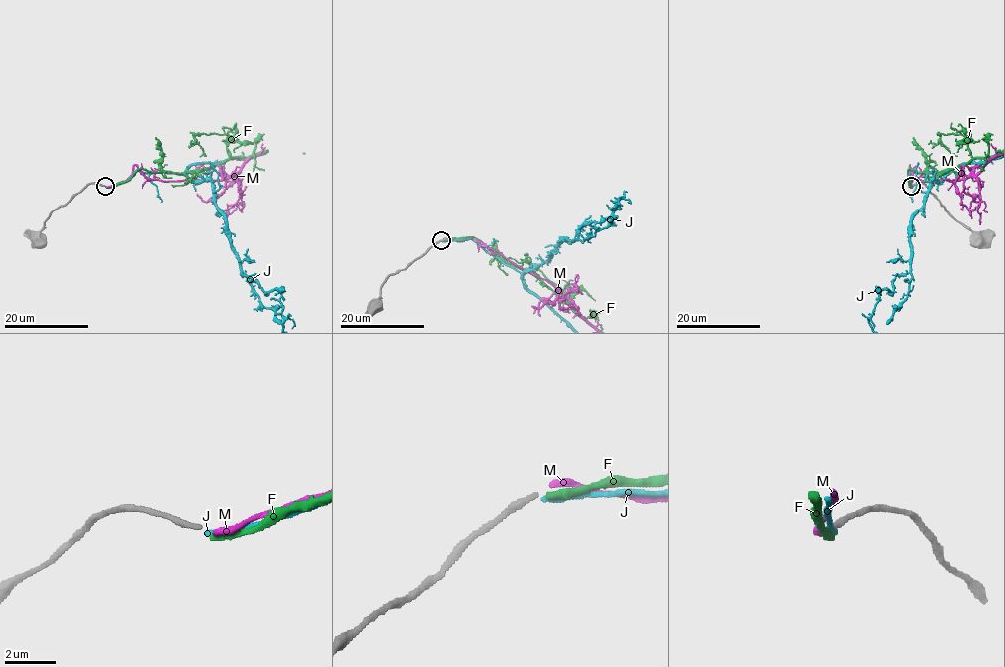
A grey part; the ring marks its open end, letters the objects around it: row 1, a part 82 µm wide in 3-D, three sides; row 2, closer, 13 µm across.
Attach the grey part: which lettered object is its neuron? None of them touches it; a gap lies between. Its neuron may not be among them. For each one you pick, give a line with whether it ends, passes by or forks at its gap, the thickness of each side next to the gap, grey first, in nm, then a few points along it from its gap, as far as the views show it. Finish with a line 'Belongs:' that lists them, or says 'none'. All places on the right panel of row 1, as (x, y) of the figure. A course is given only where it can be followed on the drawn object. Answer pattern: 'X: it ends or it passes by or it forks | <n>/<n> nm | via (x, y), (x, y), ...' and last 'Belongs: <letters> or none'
Belongs: none

